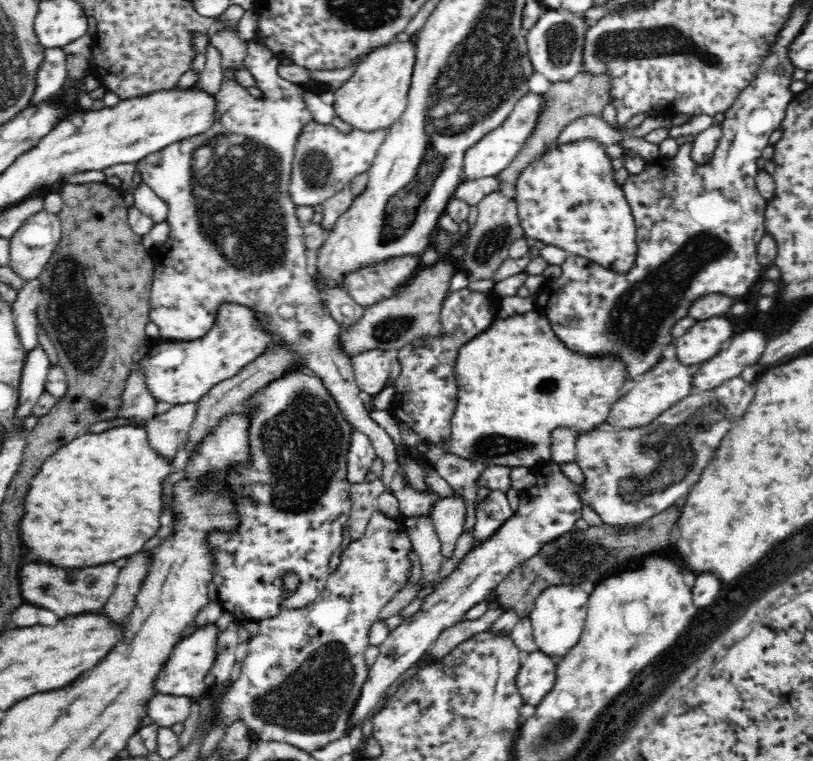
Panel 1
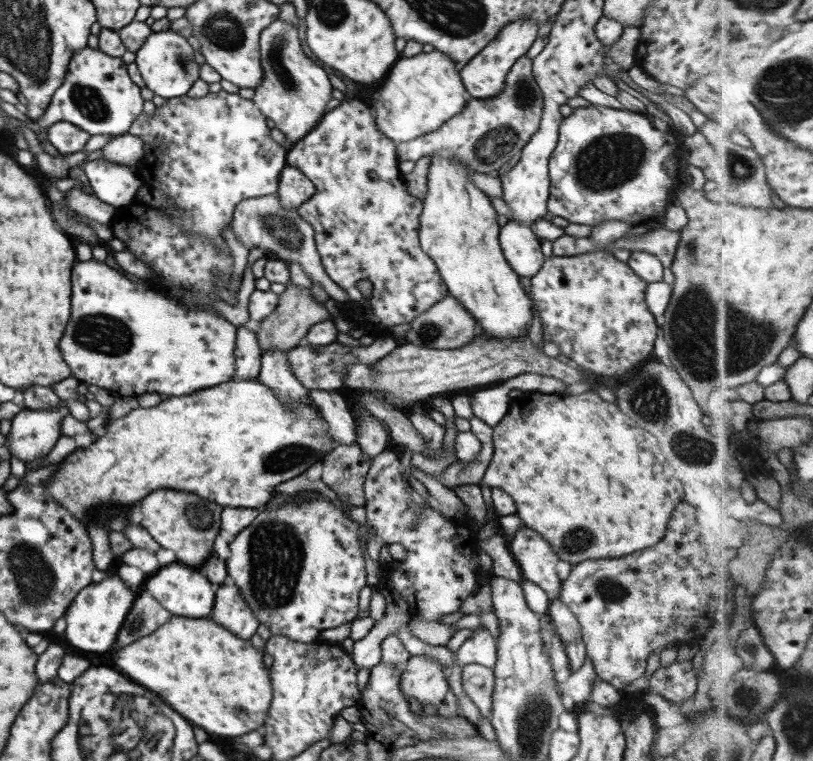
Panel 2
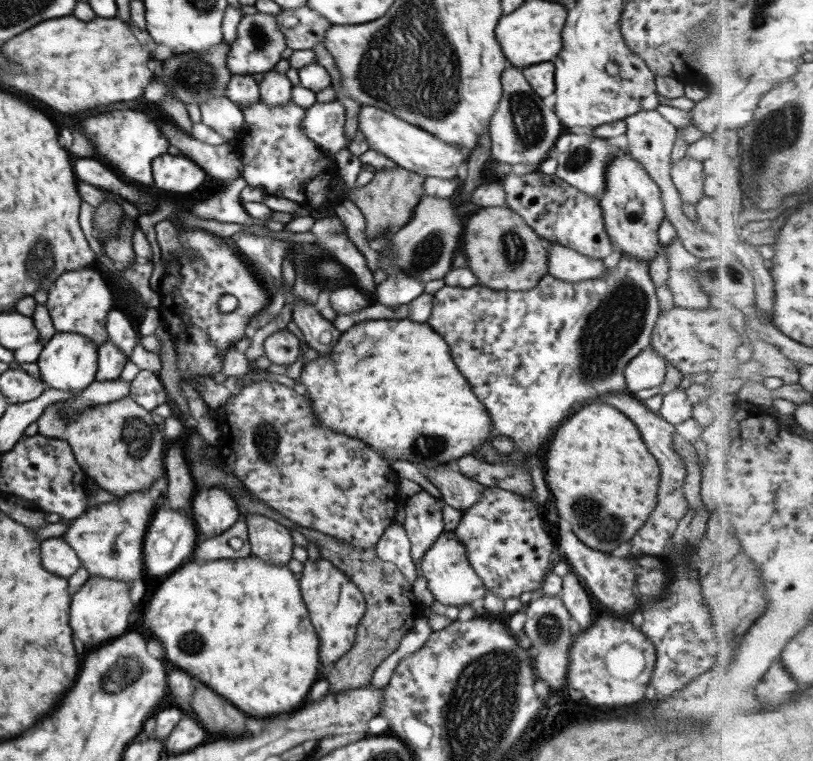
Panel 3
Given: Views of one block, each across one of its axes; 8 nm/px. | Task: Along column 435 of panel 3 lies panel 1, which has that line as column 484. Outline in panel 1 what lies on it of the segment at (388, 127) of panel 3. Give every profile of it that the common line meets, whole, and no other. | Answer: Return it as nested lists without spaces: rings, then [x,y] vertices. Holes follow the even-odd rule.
[[[528,91],[522,98],[516,102],[514,109],[503,124],[491,131],[481,142],[466,150],[464,156],[465,168],[464,174],[466,180],[477,180],[490,176],[500,176],[502,170],[505,170],[515,158],[520,154],[520,150],[527,144],[531,135],[536,131],[539,119],[543,114],[543,96],[541,94]]]

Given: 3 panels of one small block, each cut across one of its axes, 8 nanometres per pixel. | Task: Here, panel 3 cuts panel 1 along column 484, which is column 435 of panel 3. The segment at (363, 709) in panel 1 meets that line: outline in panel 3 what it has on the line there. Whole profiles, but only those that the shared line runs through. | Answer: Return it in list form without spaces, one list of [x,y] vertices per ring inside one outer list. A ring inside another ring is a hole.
[[[441,531],[441,534],[427,547],[420,558],[420,568],[427,583],[427,590],[433,598],[443,606],[469,606],[474,600],[481,602],[486,593],[477,573],[471,568],[465,554],[465,546],[454,537],[453,531]]]

